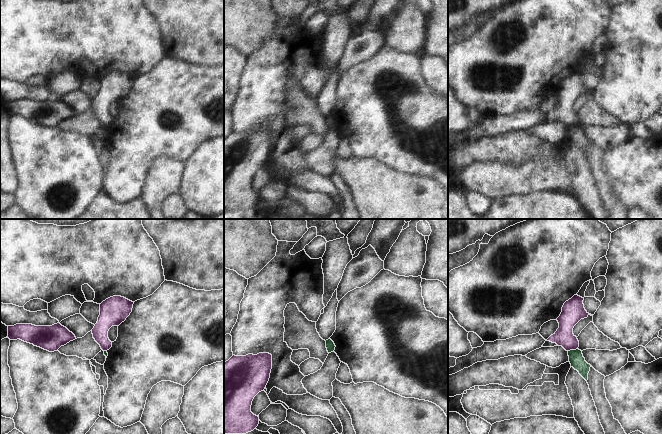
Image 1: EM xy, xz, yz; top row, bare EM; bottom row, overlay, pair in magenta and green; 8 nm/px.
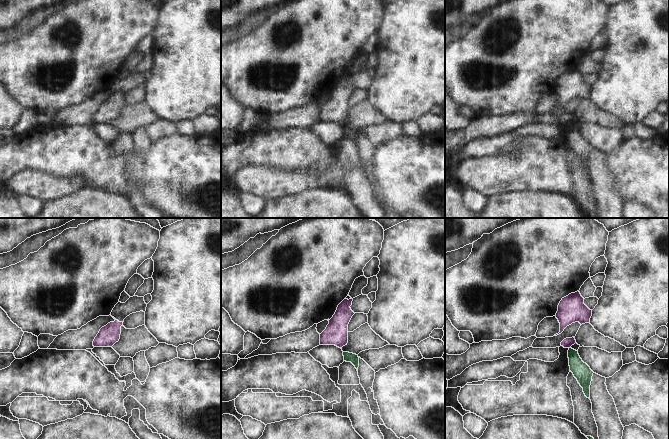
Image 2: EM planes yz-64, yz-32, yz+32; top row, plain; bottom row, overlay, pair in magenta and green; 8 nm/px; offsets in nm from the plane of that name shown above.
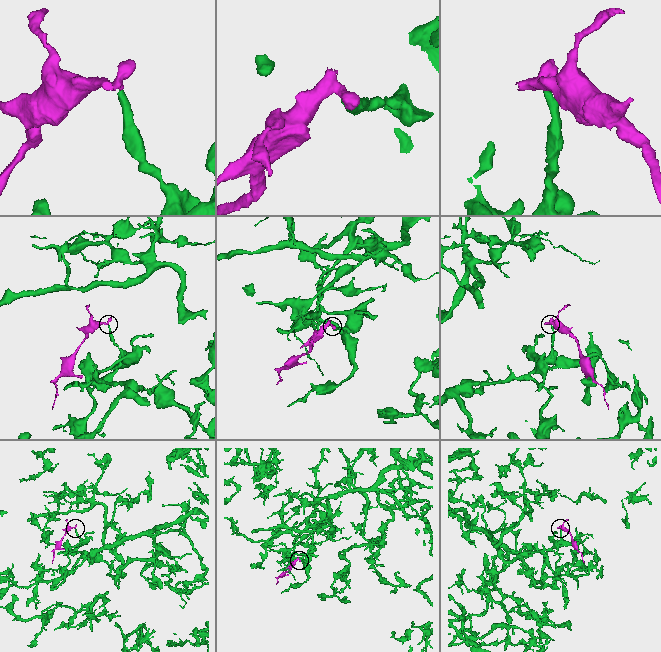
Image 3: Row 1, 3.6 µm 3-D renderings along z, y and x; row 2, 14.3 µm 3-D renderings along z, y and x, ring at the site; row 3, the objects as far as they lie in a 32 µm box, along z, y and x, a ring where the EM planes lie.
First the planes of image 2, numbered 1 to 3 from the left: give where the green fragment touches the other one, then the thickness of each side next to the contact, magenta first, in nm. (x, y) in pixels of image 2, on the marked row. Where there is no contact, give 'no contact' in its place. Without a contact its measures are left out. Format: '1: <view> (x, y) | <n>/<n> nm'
1: no contact
2: no contact
3: no contact

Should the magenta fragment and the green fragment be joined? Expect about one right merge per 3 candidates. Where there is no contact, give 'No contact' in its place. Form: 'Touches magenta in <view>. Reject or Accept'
Touches magenta in yz. Reject.

